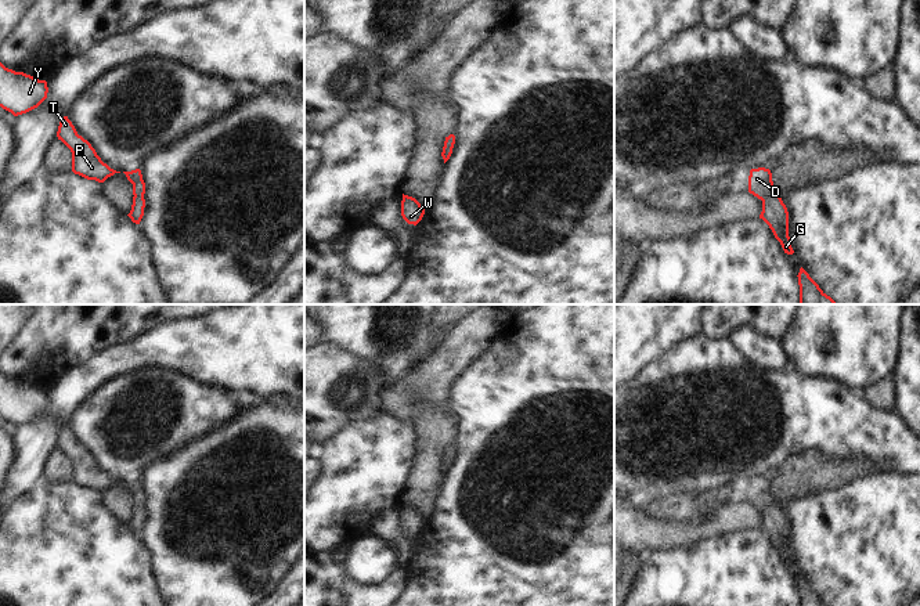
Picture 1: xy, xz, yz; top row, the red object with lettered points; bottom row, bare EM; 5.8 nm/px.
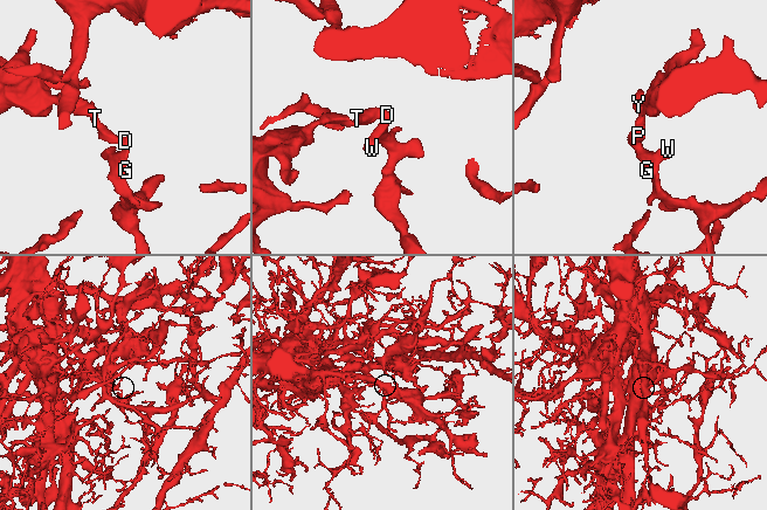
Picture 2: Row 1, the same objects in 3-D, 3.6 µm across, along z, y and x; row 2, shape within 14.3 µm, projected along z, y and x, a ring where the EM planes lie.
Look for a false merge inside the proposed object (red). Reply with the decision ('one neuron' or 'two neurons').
one neuron

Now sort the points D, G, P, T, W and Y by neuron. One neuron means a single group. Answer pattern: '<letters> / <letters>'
D G P T W Y

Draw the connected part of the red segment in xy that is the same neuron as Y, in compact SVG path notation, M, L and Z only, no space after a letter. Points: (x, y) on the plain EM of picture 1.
M0 372L0 416L14 426L37 418L47 408L46 390L15 382Z

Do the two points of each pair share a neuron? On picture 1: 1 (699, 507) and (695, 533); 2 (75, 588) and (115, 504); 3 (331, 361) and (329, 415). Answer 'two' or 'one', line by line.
1: two
2: two
3: one

